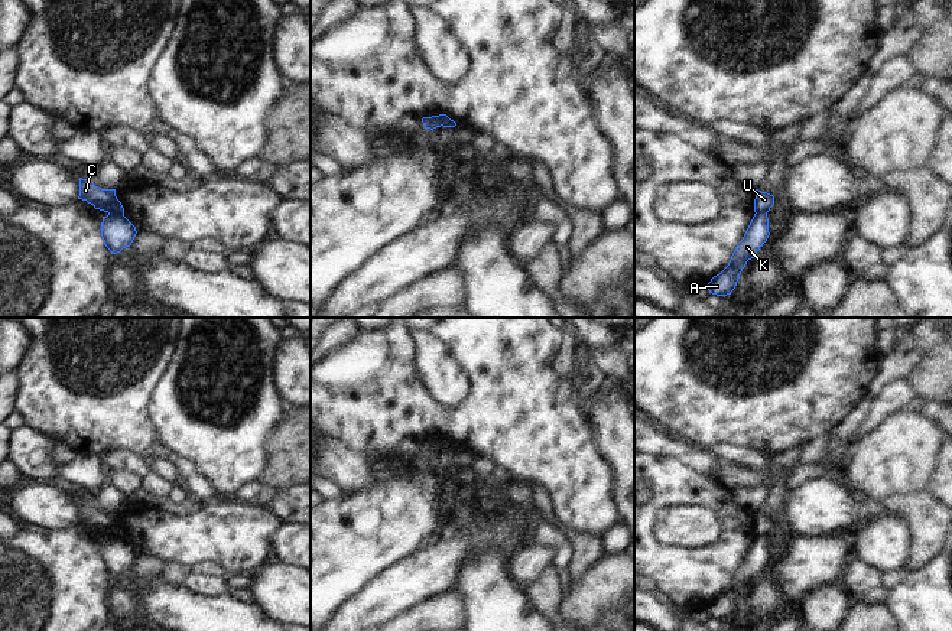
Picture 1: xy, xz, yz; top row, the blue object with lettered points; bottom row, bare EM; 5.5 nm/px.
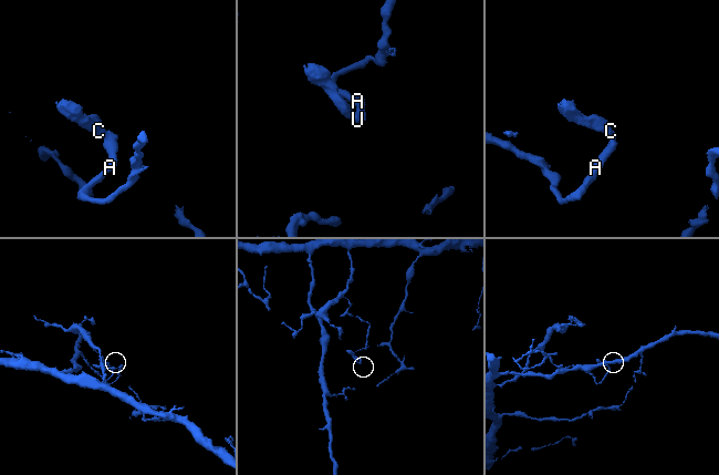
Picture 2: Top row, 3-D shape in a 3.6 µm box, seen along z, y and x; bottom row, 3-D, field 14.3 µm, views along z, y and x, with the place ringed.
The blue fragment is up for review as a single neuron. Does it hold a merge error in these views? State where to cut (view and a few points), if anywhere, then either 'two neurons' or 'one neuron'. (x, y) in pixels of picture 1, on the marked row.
cut in xy along (109, 211), (123, 215); two neurons

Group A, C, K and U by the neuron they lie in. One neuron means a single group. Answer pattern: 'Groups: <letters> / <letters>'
Groups: A K / C U.

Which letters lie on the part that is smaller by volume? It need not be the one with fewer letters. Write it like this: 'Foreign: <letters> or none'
Foreign: C, U

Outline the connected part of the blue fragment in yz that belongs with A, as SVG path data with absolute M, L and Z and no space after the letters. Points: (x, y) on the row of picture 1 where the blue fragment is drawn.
M767 212L754 214L743 240L737 244L728 266L706 284L709 293L717 296L731 295L747 261L756 257L769 235Z

